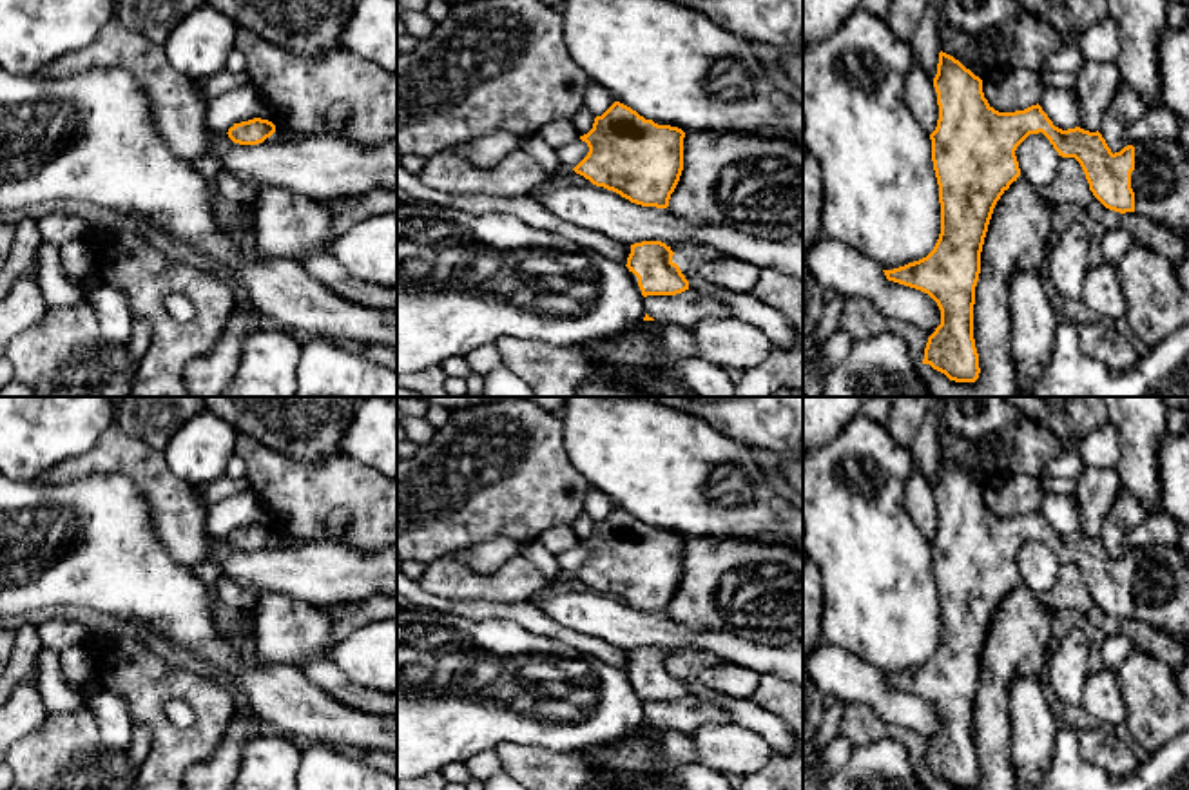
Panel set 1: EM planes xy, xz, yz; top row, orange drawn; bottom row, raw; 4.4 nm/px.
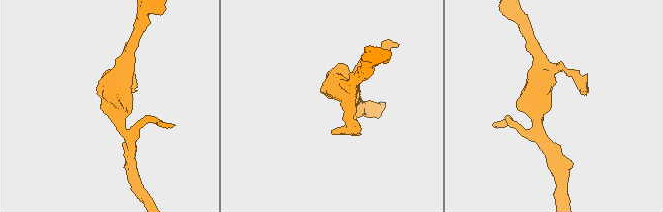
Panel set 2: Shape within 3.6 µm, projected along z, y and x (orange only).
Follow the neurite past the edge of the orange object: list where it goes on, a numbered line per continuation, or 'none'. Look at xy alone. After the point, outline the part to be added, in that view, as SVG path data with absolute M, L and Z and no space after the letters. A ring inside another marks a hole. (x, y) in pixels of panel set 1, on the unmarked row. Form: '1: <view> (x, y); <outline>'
none

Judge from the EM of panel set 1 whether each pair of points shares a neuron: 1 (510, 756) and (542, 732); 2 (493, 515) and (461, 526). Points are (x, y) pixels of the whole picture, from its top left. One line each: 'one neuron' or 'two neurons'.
1: two neurons
2: one neuron

